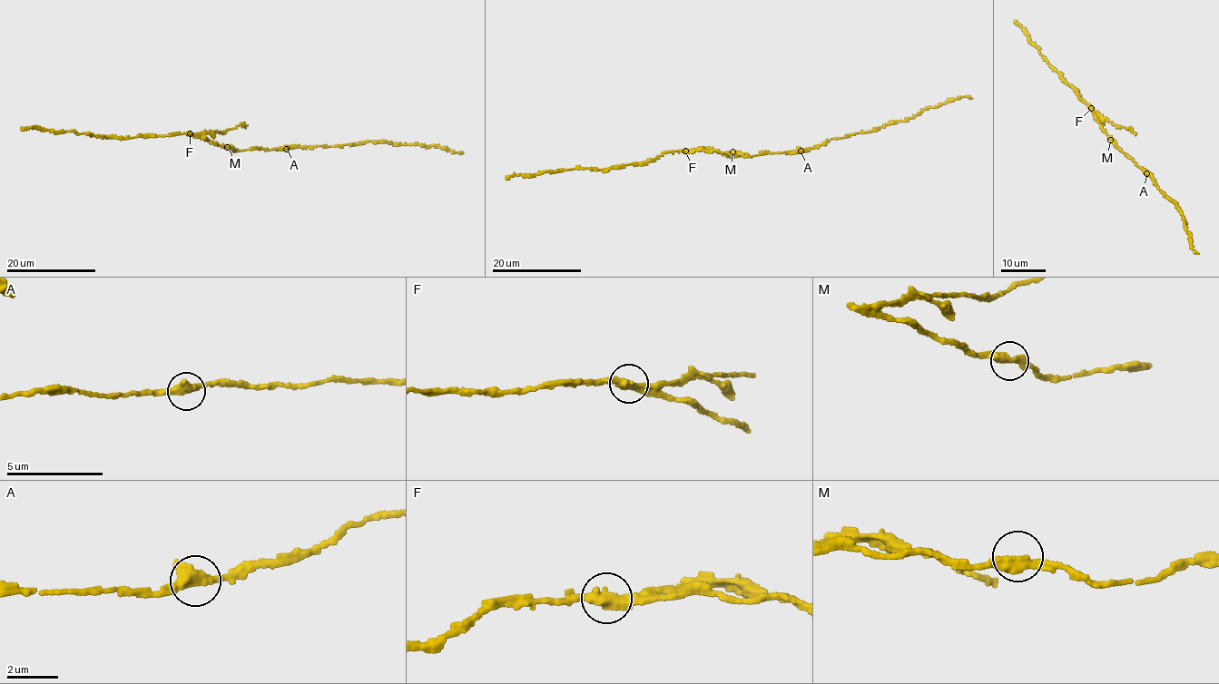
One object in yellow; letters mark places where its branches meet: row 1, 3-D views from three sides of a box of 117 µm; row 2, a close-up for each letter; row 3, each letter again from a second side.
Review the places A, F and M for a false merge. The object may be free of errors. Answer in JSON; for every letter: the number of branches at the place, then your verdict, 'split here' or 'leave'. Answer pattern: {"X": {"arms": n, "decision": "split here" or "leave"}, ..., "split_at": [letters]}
{"A": {"arms": 2, "decision": "leave"}, "F": {"arms": 2, "decision": "split here"}, "M": {"arms": 2, "decision": "leave"}, "split_at": ["F"]}

